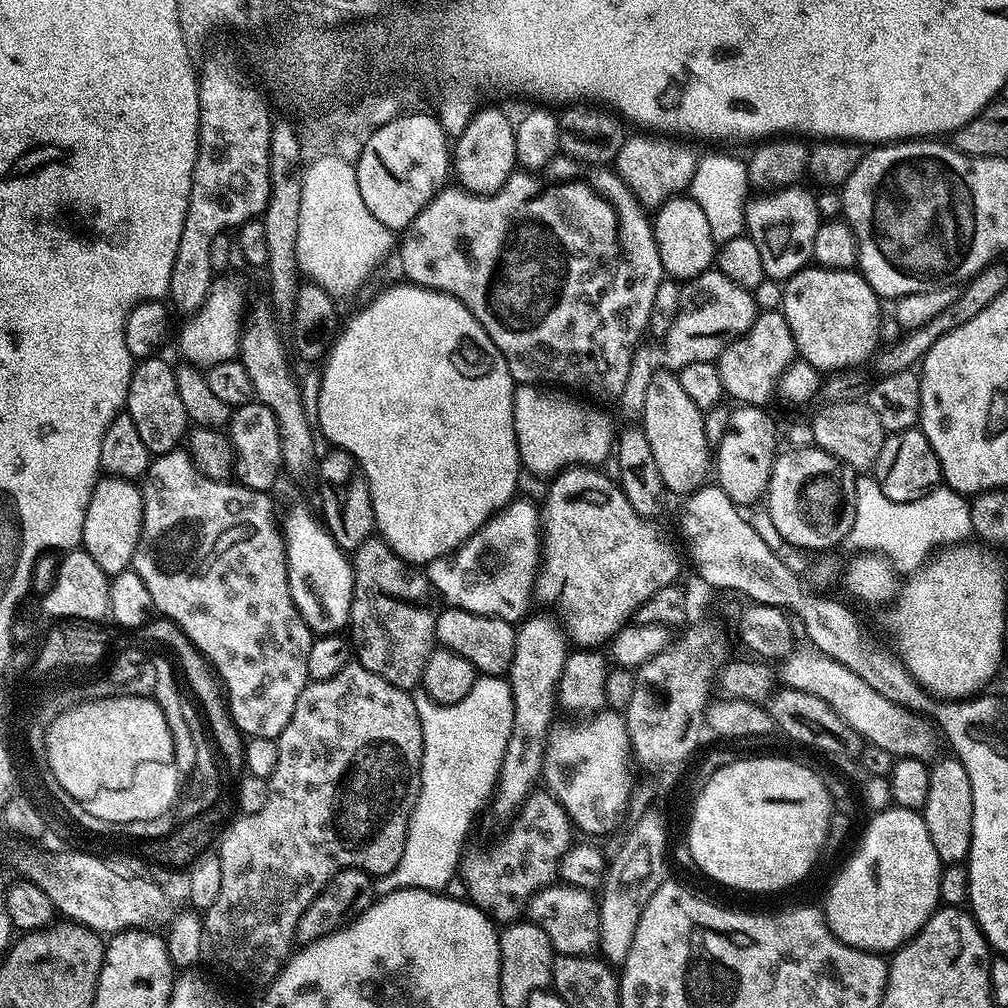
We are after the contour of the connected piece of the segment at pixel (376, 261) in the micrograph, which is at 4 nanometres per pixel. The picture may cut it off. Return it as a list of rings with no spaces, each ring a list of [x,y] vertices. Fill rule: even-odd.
[[[320,156],[313,164],[309,163],[304,170],[302,178],[302,210],[298,213],[298,250],[296,257],[300,263],[301,273],[305,277],[311,278],[315,283],[321,286],[333,286],[332,284],[353,284],[356,290],[363,289],[364,281],[368,275],[380,265],[388,253],[393,251],[394,240],[392,244],[393,229],[382,226],[382,222],[378,222],[378,218],[374,218],[374,214],[370,214],[370,210],[366,210],[366,202],[362,202],[362,194],[358,191],[358,178],[356,177],[356,165],[351,159],[343,160],[340,156]]]

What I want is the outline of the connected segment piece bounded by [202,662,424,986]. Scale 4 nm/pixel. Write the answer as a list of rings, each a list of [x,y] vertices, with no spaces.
[[[358,662],[347,664],[334,678],[314,680],[308,683],[298,694],[298,702],[294,702],[294,714],[290,714],[290,722],[286,730],[275,739],[278,746],[278,766],[274,766],[274,774],[269,776],[266,803],[262,810],[245,816],[237,815],[237,820],[218,836],[218,851],[222,862],[222,886],[218,890],[218,899],[214,906],[203,909],[203,959],[216,972],[221,972],[228,980],[237,980],[240,984],[261,984],[267,986],[279,976],[288,957],[294,951],[298,918],[306,914],[310,902],[318,898],[318,894],[337,874],[347,868],[357,868],[367,872],[373,878],[391,877],[392,871],[404,853],[408,827],[412,821],[412,813],[420,803],[420,775],[422,774],[422,758],[424,757],[424,735],[420,725],[420,715],[416,703],[405,689],[386,682],[386,678],[378,678],[371,670],[366,670]]]

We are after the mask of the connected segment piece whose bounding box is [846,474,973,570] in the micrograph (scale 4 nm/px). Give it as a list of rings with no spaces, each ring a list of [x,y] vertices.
[[[860,474],[856,477],[856,497],[854,498],[854,526],[850,530],[846,544],[847,547],[852,547],[856,549],[852,550],[875,550],[880,554],[893,554],[896,552],[896,556],[904,564],[909,564],[912,567],[912,570],[919,569],[921,565],[925,563],[924,559],[931,554],[932,548],[936,548],[939,544],[954,544],[950,546],[956,546],[959,540],[964,540],[967,536],[971,537],[973,535],[972,523],[970,522],[970,504],[967,499],[961,493],[952,491],[951,488],[947,486],[937,486],[932,489],[932,491],[927,492],[925,496],[919,496],[917,500],[911,500],[910,502],[890,502],[890,498],[886,498],[882,494],[882,490],[878,486],[875,475],[872,474]]]

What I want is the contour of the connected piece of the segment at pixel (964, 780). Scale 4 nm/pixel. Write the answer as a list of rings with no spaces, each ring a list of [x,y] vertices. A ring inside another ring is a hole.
[[[955,758],[937,759],[928,774],[928,793],[922,809],[926,830],[941,865],[963,864],[967,861],[972,841],[972,787],[966,766]]]

